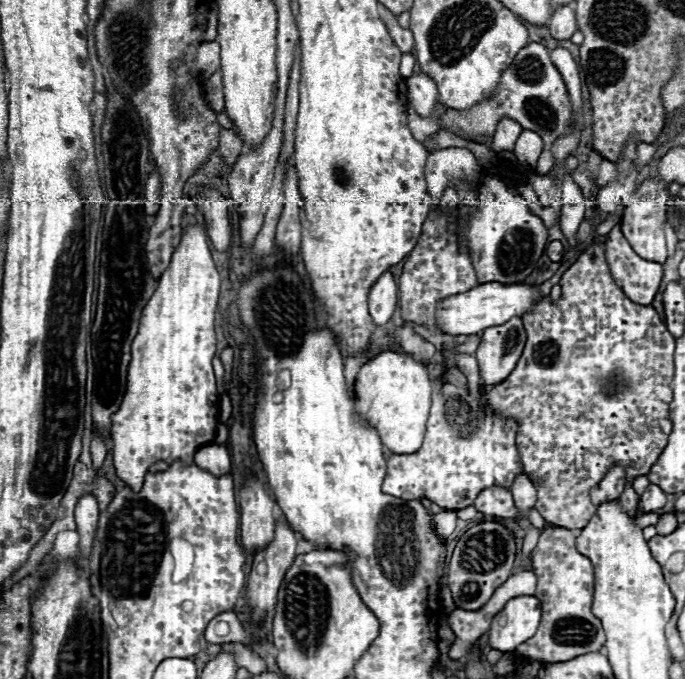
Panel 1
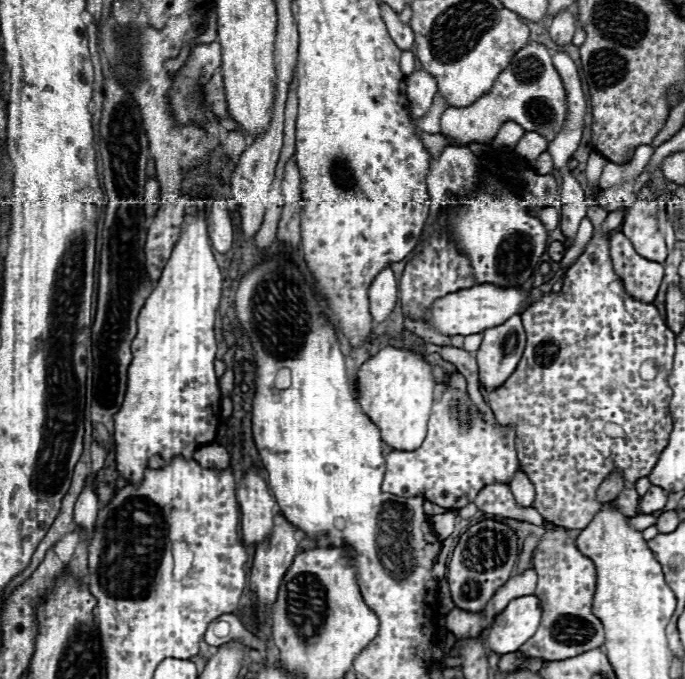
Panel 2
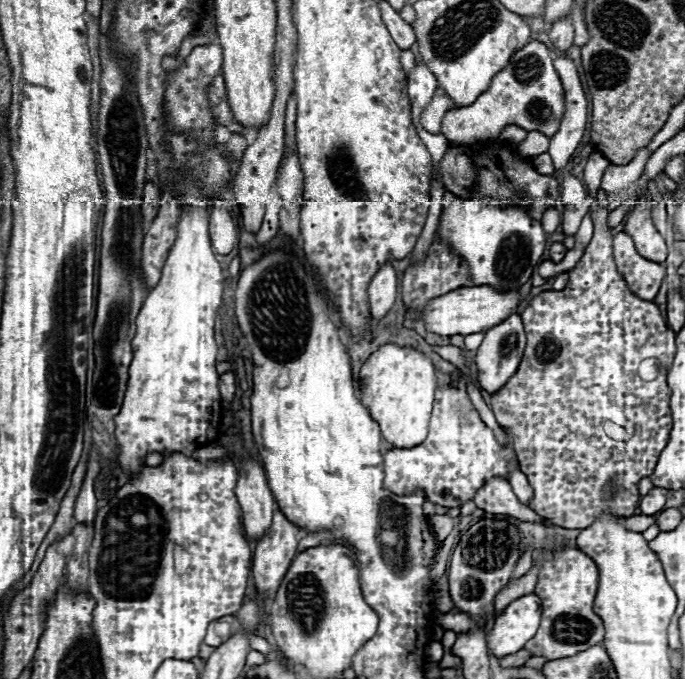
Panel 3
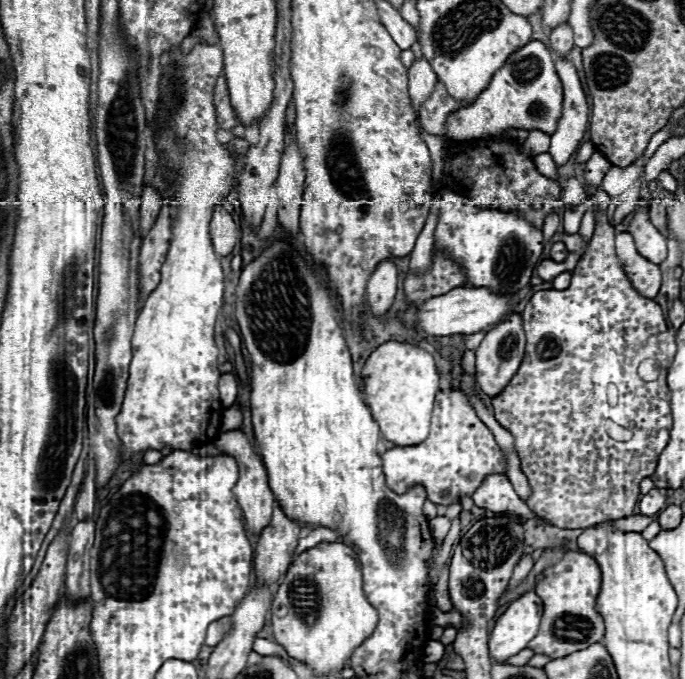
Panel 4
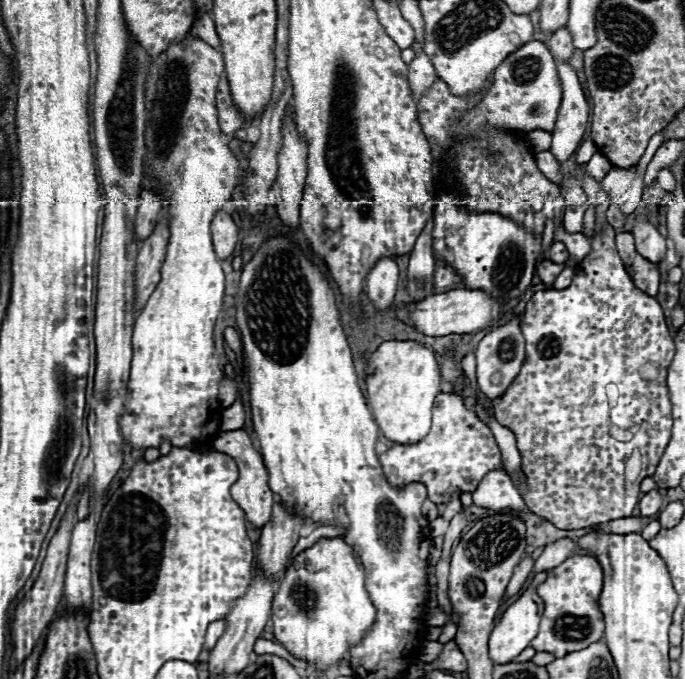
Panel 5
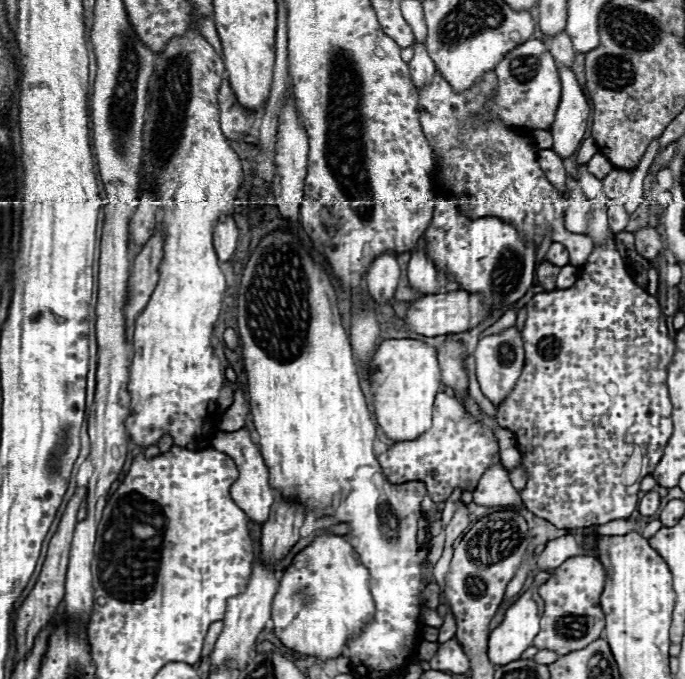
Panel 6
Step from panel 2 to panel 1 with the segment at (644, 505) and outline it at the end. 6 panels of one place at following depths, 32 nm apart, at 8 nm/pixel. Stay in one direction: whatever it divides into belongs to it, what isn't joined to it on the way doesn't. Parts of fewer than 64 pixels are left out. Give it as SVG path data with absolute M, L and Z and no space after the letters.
M650 484L646 488L646 492L640 496L640 510L642 512L656 512L664 504L666 504L666 494L658 486L654 486L654 484Z

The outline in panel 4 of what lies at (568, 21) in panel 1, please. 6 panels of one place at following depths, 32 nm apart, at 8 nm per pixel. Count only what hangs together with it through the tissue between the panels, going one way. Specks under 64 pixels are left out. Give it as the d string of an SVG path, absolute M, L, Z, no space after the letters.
M560 24L550 32L550 48L558 58L568 58L570 50L574 48L572 42L572 30L568 24Z

